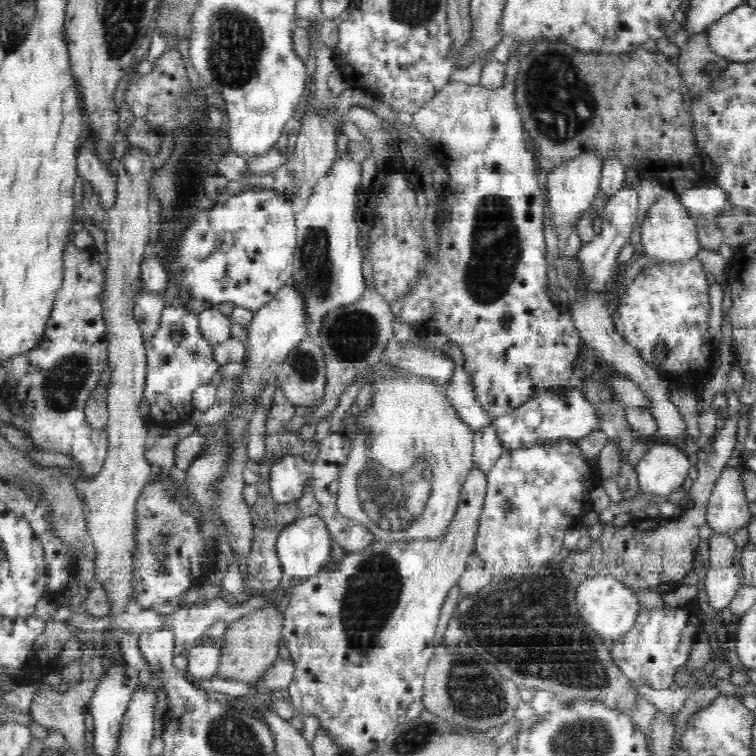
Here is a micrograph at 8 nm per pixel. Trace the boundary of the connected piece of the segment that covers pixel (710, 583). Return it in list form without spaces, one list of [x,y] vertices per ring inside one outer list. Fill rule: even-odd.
[[[738,568],[720,569],[717,572],[708,572],[705,576],[705,588],[708,595],[708,604],[714,617],[720,614],[724,608],[728,608],[735,592],[740,588]]]

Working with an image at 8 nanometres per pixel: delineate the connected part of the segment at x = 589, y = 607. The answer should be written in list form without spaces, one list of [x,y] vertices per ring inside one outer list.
[[[594,575],[586,576],[576,584],[574,592],[576,612],[580,614],[586,624],[598,632],[605,644],[612,644],[613,641],[620,638],[636,618],[636,599],[635,593],[631,588],[620,582],[612,575]]]

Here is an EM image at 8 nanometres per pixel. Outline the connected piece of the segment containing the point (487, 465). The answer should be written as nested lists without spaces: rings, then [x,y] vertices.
[[[488,425],[475,431],[473,468],[486,474],[500,458],[505,450],[496,441],[496,431],[494,425]]]

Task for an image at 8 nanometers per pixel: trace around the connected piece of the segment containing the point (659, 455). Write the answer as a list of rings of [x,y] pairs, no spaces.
[[[670,441],[650,445],[646,455],[634,468],[644,494],[669,495],[678,491],[690,472],[690,447],[674,445]]]

